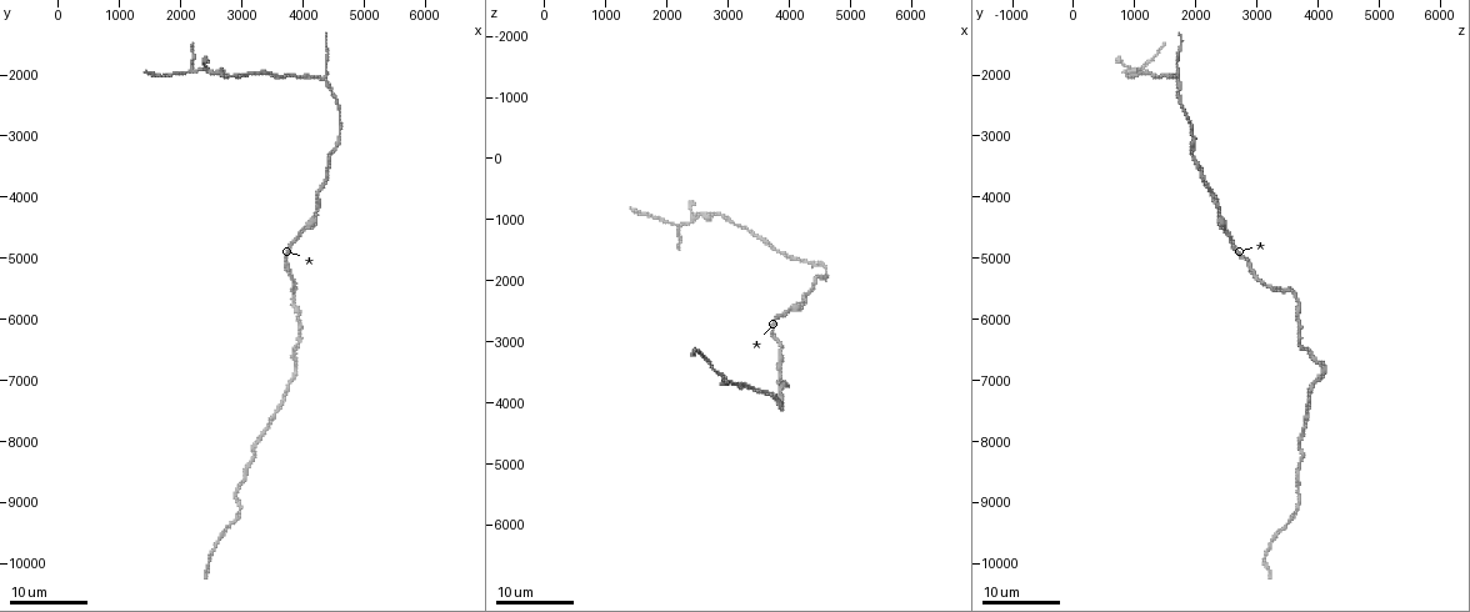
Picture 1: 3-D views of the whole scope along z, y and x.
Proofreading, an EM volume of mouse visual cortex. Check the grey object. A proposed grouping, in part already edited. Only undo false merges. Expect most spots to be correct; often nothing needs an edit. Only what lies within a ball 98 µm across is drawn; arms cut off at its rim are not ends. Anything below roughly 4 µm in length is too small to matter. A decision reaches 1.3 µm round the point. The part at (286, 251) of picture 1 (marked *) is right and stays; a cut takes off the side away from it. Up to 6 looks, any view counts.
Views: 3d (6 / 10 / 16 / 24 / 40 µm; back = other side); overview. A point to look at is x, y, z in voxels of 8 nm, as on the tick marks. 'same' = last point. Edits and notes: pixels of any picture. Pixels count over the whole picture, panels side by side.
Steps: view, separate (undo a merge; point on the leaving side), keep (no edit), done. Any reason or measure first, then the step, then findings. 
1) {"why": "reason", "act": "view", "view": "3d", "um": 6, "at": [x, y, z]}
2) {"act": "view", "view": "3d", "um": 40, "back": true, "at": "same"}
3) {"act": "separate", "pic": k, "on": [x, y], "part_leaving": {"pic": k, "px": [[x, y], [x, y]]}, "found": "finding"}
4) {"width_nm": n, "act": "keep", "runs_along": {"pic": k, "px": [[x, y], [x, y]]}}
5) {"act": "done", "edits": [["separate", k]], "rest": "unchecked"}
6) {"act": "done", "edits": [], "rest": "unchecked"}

{"why": "small branch off a trunk", "act": "view", "view": "3d", "um": 24, "at": [4300, 2050, 1700]}

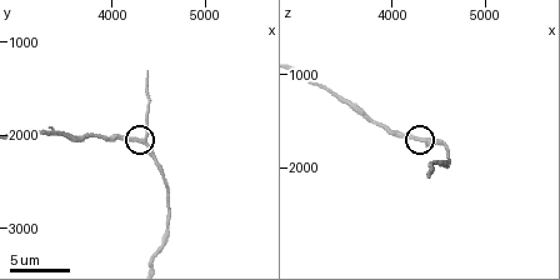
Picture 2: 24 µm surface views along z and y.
{"act": "view", "view": "3d", "um": 10, "at": [4300, 2050, 1650]}

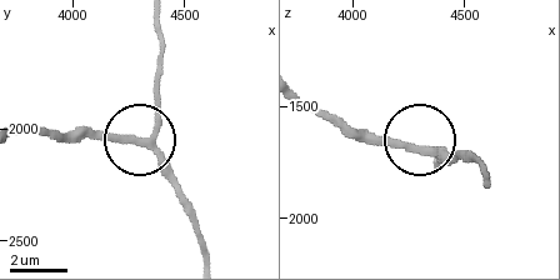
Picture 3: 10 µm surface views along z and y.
{"act": "view", "view": "3d", "um": 6, "at": [4310, 2060, 1700]}

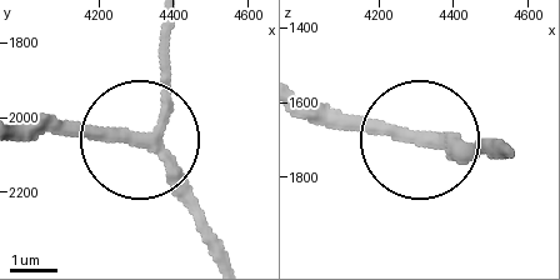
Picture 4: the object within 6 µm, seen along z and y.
{"arms": 3, "act": "keep", "runs_along": {"pic": 4, "px": [[224, 256], [148, 136], [164, 100], [164, 29]]}, "found": "all the same cell"}

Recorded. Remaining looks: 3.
{"why": "sudden change in width", "act": "view", "view": "3d", "um": 6, "at": [3050, 2000, 1050]}

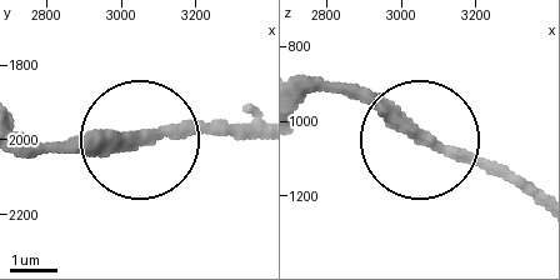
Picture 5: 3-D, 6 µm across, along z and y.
{"why": "other side", "act": "view", "view": "3d", "um": 6, "back": true, "at": [3090, 1990, 1070]}

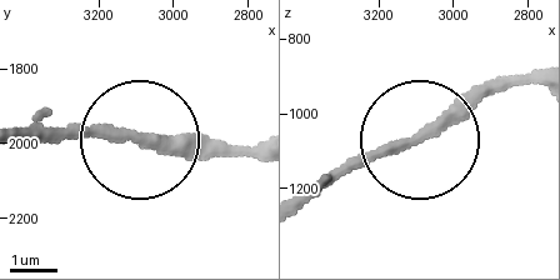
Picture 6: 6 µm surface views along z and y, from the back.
{"act": "keep", "runs_along": {"pic": 6, "px": [[310, 204], [358, 165], [453, 125], [509, 76]]}, "found": "continuous, no second cell"}

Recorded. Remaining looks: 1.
{"why": "calibre changes", "act": "view", "view": "3d", "um": 10, "at": [3700, 2050, 1450]}

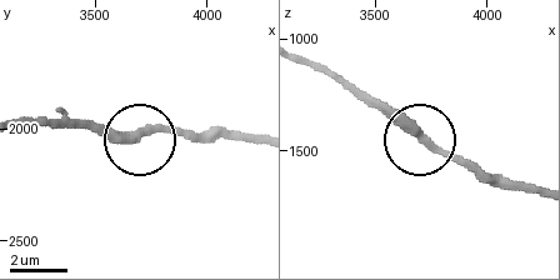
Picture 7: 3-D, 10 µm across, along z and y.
{"act": "keep", "runs_along": {"pic": 7, "px": [[255, 140], [176, 133], [111, 140], [71, 125]]}, "found": "all the same cell"}

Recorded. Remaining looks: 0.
{"act": "done", "edits": [], "rest": "unchecked"}

